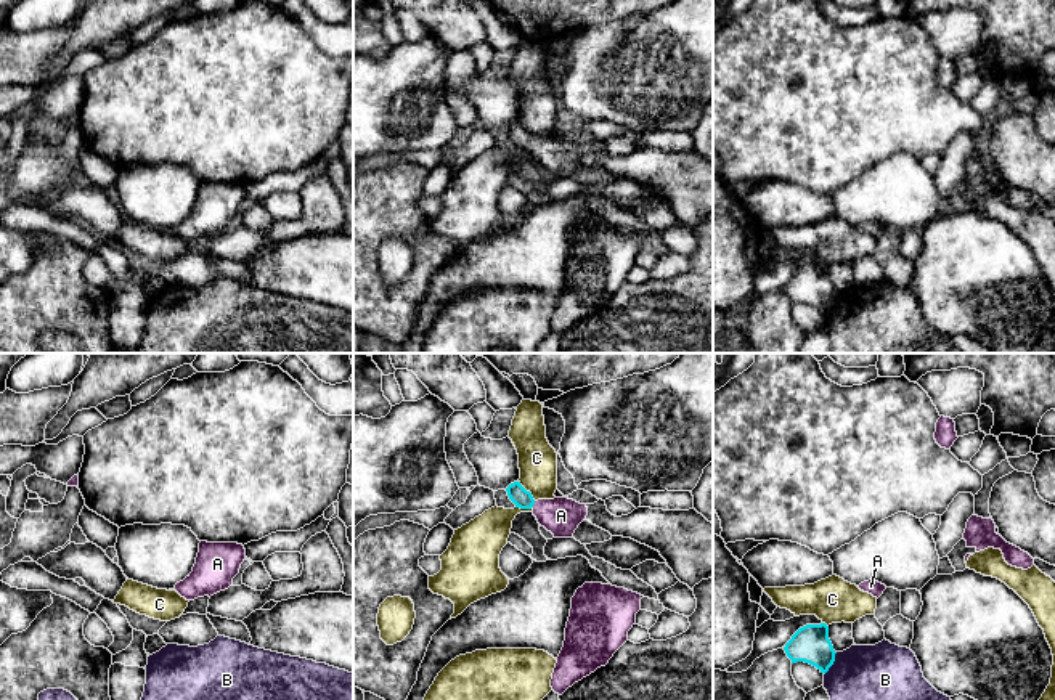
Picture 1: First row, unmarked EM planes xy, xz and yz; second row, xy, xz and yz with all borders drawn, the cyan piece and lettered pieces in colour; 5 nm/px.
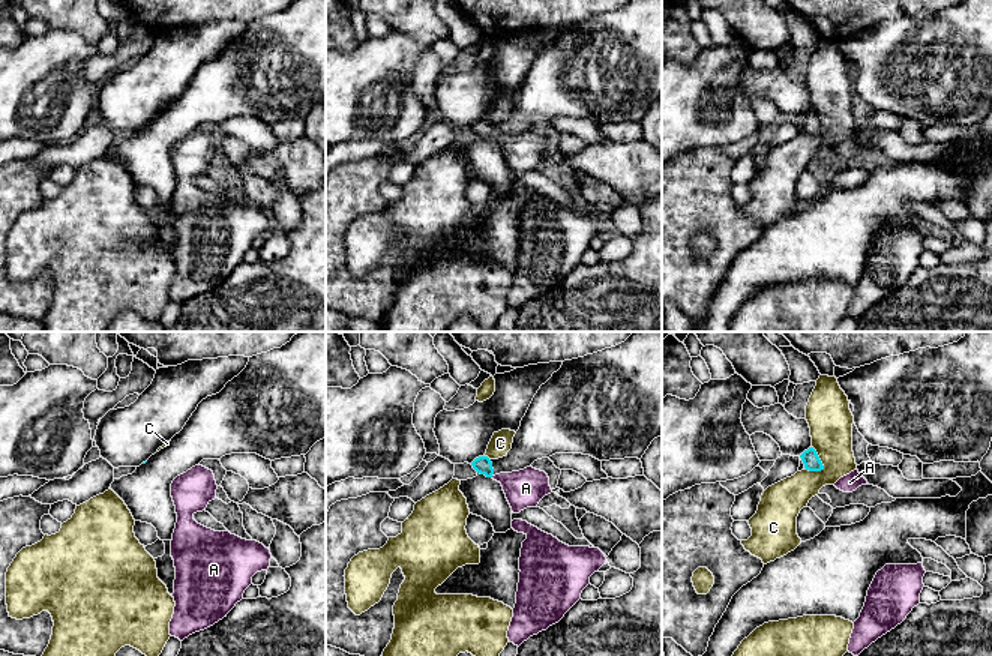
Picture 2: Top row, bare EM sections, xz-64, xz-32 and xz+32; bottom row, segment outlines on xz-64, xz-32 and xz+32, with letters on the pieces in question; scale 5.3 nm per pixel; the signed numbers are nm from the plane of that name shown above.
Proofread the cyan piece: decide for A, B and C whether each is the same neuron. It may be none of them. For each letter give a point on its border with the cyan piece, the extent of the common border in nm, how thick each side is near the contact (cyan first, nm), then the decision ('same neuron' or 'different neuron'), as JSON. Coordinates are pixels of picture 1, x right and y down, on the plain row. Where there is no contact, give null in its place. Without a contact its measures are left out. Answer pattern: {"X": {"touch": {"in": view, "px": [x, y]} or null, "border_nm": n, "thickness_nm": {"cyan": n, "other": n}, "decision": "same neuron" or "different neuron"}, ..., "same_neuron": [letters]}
{"A": {"touch": {"in": "xz", "px": [533, 143]}, "border_nm": 40, "thickness_nm": {"cyan": 90, "other": 190}, "decision": "same neuron"}, "B": {"touch": {"in": "yz", "px": [832, 304]}, "border_nm": 140, "thickness_nm": {"cyan": 190, "other": 460}, "decision": "different neuron"}, "C": {"touch": {"in": "xz", "px": [525, 130]}, "border_nm": 130, "thickness_nm": {"cyan": 90, "other": 190}, "decision": "different neuron"}, "same_neuron": ["A"]}

